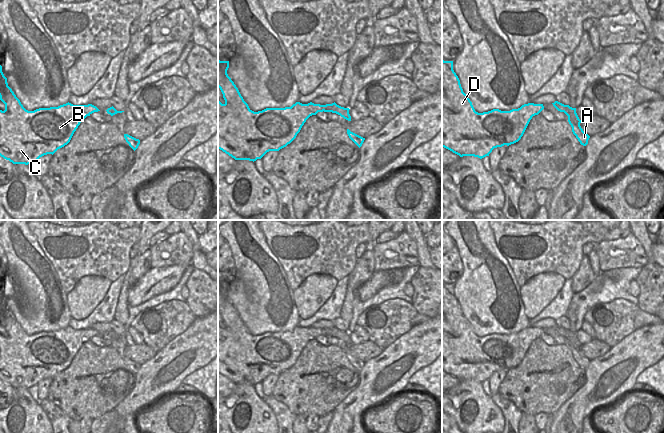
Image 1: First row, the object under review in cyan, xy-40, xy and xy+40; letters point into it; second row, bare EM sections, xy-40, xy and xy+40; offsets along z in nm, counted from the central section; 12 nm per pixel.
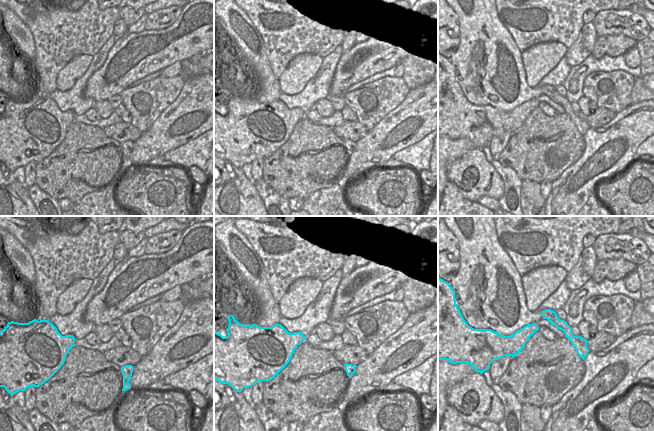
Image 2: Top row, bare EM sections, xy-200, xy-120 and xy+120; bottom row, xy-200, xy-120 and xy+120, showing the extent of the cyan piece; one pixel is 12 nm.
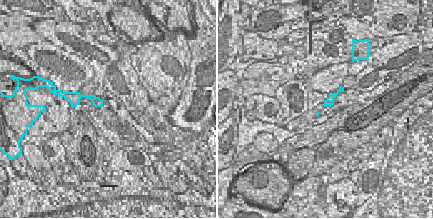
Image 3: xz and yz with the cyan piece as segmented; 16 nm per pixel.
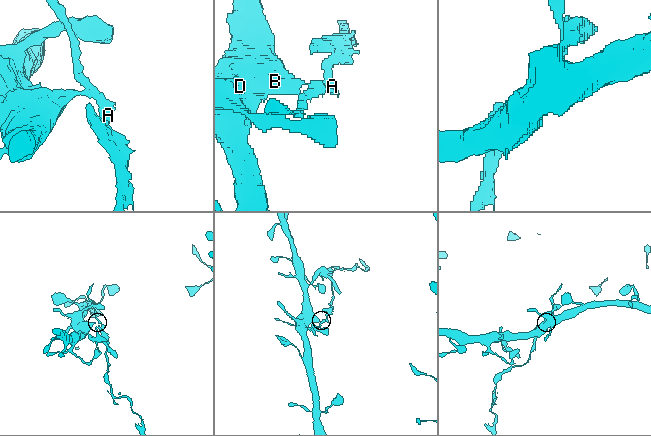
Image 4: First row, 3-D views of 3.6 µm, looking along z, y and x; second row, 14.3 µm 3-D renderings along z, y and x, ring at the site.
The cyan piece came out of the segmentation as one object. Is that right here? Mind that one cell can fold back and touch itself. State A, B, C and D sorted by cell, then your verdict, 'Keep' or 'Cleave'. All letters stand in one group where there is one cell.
Groups: A / B C D. Cleave

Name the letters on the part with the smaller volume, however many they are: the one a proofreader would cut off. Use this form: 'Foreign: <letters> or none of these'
Foreign: A

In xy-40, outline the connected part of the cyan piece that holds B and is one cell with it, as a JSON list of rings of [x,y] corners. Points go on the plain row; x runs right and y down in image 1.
[[[0,289],[0,324],[5,328],[5,334],[0,334],[0,380],[13,388],[28,389],[47,378],[54,378],[58,373],[67,369],[80,347],[94,336],[100,335],[92,328],[73,329],[66,327],[58,331],[39,332],[34,335],[26,334],[8,310],[7,302],[2,296]]]

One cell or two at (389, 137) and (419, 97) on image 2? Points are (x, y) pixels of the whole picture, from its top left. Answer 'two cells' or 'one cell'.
one cell

